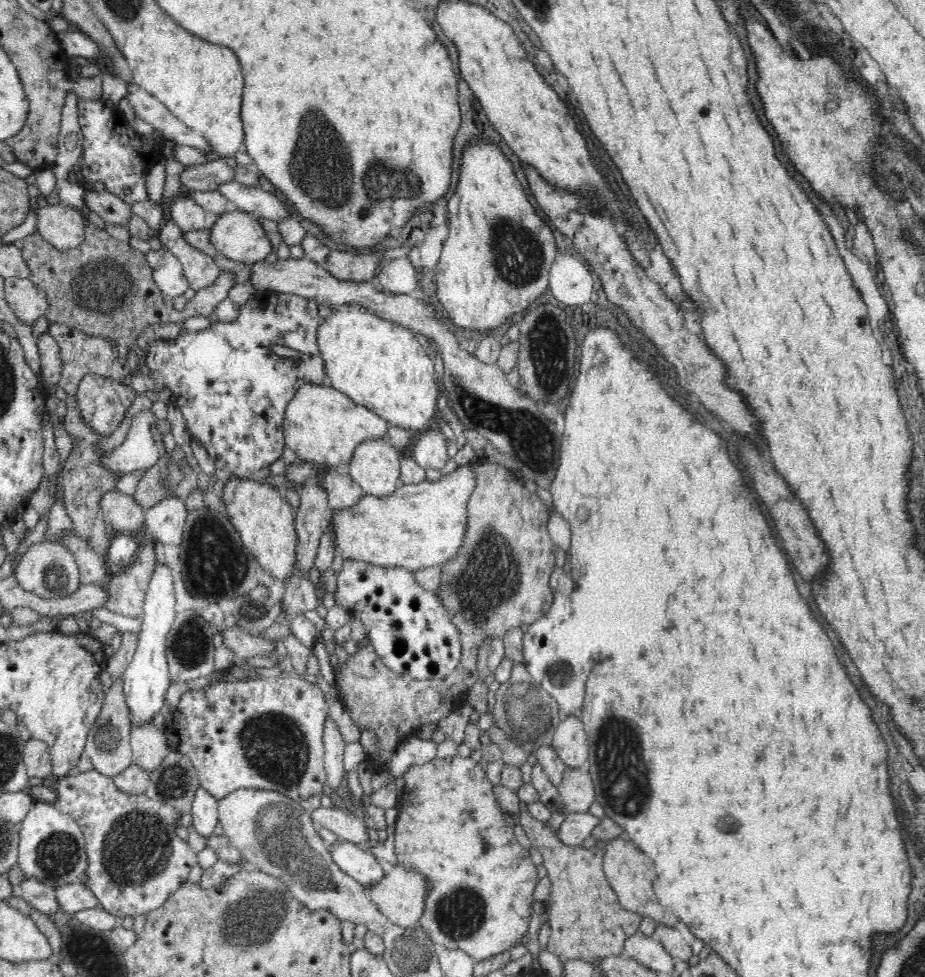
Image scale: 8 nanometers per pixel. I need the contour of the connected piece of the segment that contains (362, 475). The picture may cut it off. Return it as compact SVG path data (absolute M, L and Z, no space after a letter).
M385 438L366 440L348 462L349 476L365 494L390 496L400 478L401 457L400 451Z

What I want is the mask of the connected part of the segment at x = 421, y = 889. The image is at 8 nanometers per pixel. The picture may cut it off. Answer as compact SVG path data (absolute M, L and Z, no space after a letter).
M397 863L390 872L383 876L380 882L368 888L368 893L372 903L378 907L381 914L393 924L402 929L417 930L417 926L424 913L424 900L428 894L428 879L418 871L404 868Z

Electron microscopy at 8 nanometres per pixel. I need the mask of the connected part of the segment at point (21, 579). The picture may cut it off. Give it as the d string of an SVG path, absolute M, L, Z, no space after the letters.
M45 540L29 546L15 568L13 576L24 591L32 592L42 598L56 599L70 596L81 586L74 556L60 543L52 540Z

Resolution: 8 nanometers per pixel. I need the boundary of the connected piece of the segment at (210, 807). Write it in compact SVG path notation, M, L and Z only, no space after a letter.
M199 787L196 790L191 813L186 819L207 842L219 823L218 802L218 799L214 799L214 796L210 796L204 788Z

